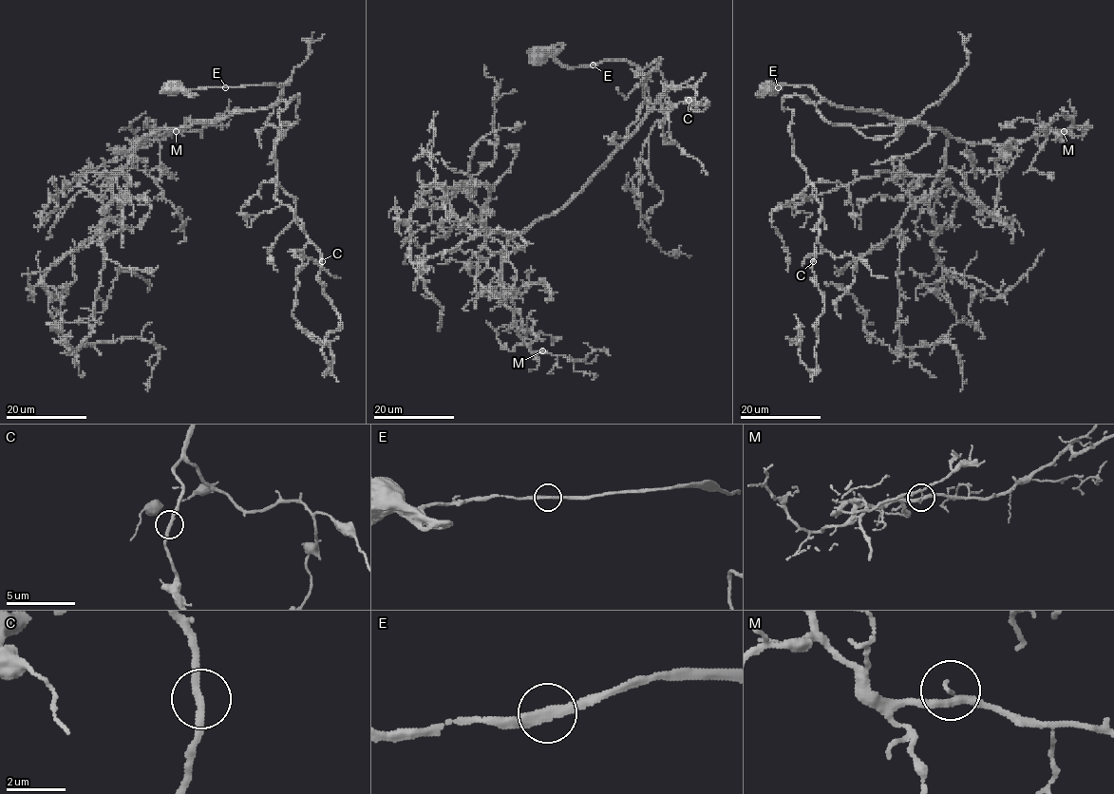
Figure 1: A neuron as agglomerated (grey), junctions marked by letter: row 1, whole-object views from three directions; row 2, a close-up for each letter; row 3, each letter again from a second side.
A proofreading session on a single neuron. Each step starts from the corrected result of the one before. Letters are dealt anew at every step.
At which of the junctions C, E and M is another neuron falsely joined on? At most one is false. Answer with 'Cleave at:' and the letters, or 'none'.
Cleave at: none

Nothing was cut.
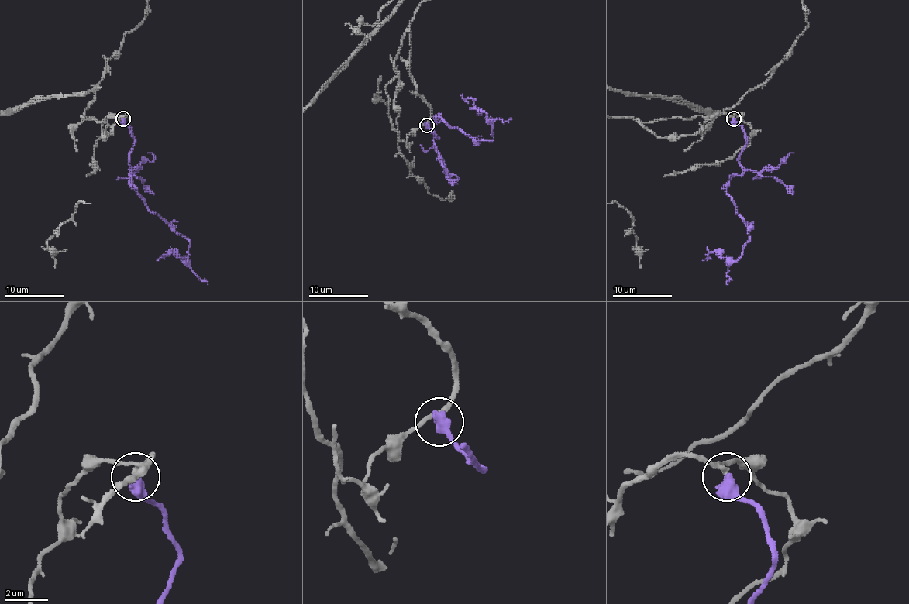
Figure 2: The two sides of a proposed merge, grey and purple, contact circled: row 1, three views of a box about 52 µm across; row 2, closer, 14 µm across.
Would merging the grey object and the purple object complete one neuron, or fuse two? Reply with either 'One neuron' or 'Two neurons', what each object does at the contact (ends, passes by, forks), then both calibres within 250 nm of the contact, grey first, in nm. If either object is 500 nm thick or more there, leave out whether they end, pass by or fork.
One neuron. Thickness 180 nm (grey) against 550 nm

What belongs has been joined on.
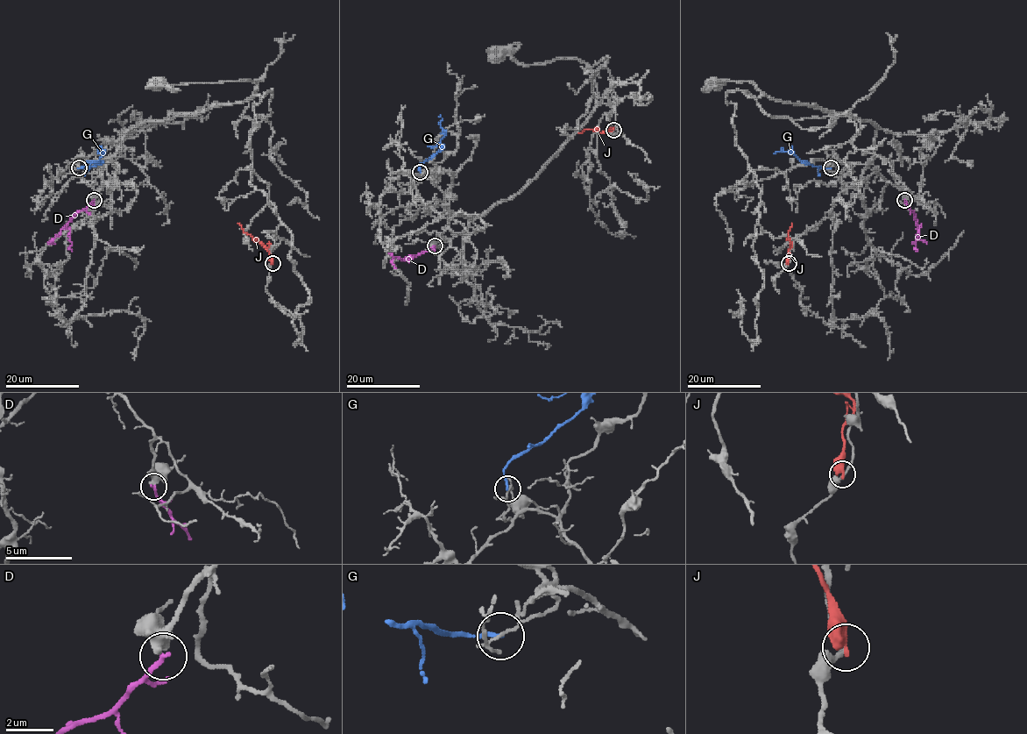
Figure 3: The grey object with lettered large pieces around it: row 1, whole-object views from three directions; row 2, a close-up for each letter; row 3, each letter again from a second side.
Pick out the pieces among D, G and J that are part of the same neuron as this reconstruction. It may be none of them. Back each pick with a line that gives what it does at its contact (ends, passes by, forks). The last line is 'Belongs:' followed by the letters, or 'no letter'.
D: it ends
Belongs: D

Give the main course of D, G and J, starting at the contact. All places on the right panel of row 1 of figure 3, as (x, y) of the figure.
D: (905, 200), (919, 228), (916, 238), (926, 243)
G: (830, 167), (803, 163), (792, 152), (776, 151), (774, 153)
J: (789, 262), (791, 246), (789, 231), (792, 223)

